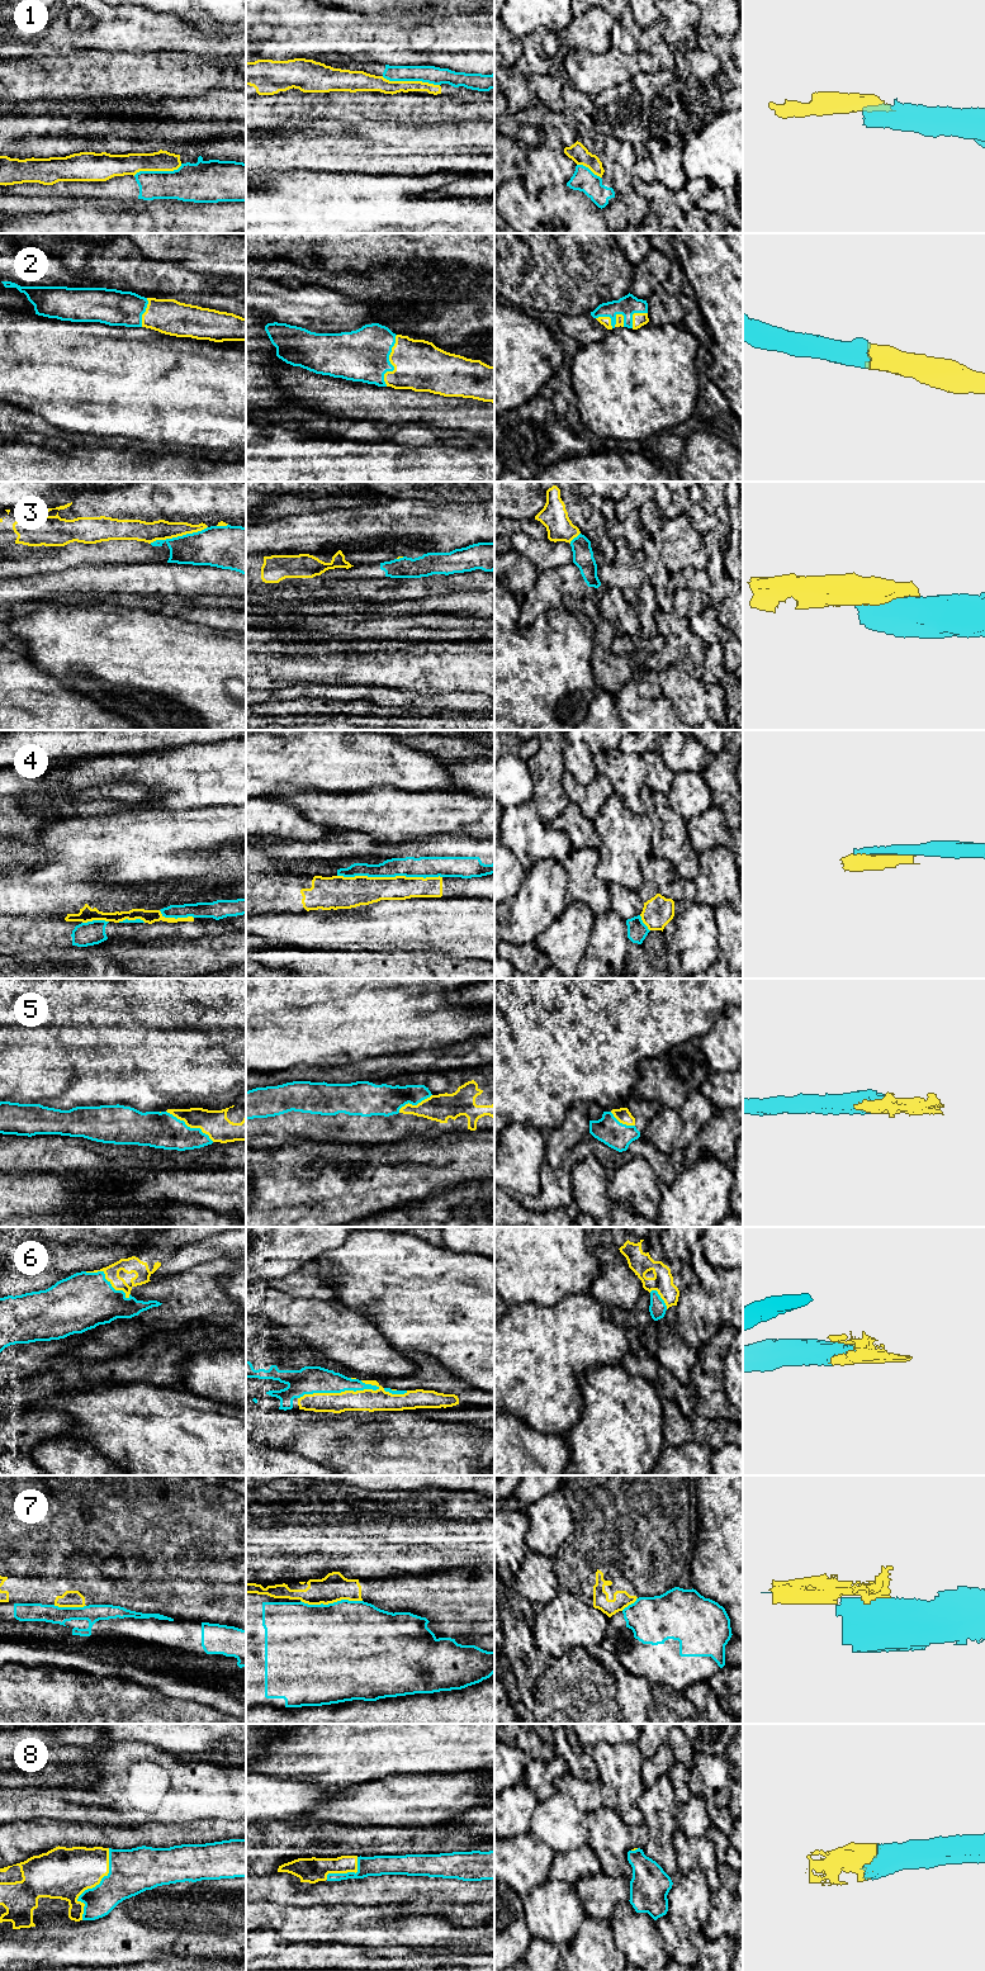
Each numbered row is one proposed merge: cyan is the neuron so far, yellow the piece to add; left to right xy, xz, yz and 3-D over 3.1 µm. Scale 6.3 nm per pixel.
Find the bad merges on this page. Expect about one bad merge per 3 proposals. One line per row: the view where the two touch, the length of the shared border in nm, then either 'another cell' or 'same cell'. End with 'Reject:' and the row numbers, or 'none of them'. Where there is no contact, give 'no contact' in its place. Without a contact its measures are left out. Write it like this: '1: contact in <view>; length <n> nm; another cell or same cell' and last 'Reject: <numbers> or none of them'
1: contact in xz; length 380 nm; another cell
2: contact in xz; length 340 nm; same cell
3: contact in xy; length 380 nm; another cell
4: contact in xz; length 650 nm; another cell
5: contact in xy; length 360 nm; same cell
6: contact in xz; length 550 nm; same cell
7: contact in xz; length 400 nm; another cell
8: contact in xy; length 480 nm; same cell
Reject: 1, 3, 4, 7

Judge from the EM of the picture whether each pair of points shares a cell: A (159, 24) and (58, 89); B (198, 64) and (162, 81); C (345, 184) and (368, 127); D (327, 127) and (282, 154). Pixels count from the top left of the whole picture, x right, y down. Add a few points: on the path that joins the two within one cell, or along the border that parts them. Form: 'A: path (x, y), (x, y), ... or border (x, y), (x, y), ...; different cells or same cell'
A: border (86, 48), (146, 52); different cells
B: path (189, 72), (171, 74); same cell
C: border (318, 173), (379, 173); different cells
D: border (351, 132), (321, 133); different cells

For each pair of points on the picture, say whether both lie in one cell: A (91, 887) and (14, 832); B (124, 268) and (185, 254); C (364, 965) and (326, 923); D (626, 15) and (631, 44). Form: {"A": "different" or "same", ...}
{"A": "different", "B": "different", "C": "different", "D": "same"}

